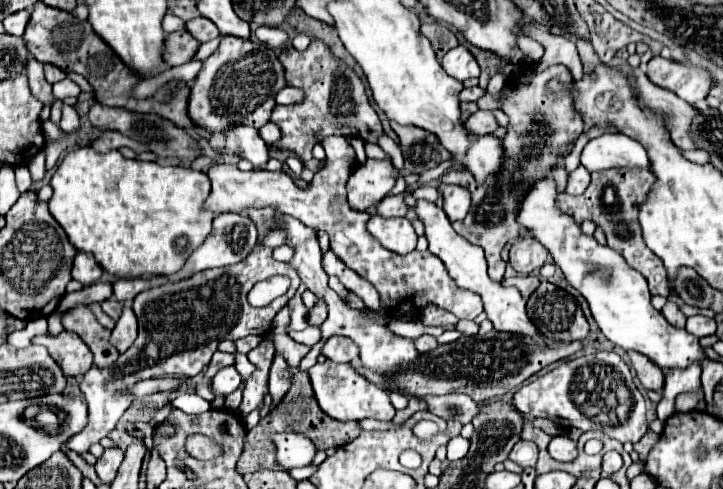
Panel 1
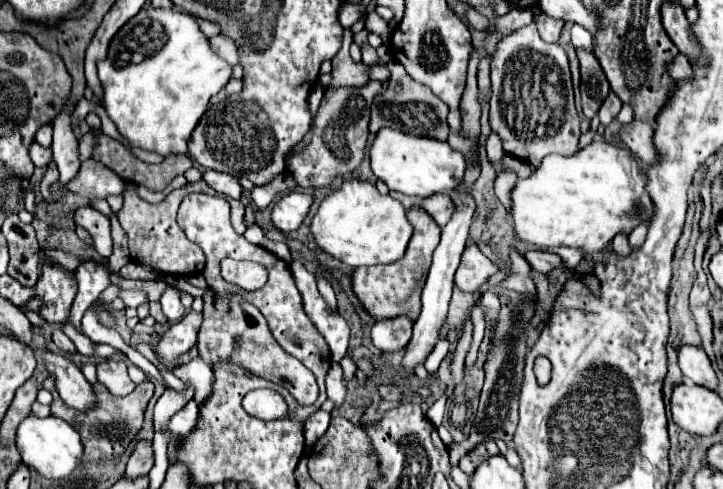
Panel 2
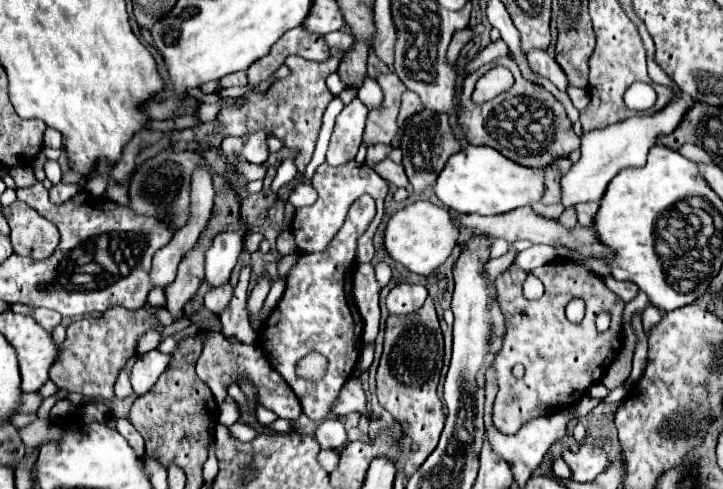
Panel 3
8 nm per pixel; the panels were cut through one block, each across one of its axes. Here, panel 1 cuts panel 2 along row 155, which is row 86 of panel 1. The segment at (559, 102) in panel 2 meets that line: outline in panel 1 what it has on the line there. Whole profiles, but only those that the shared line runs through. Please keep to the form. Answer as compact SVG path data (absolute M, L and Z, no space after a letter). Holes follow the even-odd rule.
M534 64L520 66L510 76L510 92L502 96L500 102L500 110L508 116L506 136L500 138L504 148L502 170L482 184L476 182L476 178L466 168L452 170L442 176L442 184L466 186L472 192L472 206L468 216L460 222L452 222L452 226L462 238L484 248L488 274L498 282L504 278L506 270L506 262L500 258L500 252L510 240L516 240L522 234L522 226L516 220L520 210L518 204L522 204L536 182L550 176L552 168L572 152L576 138L584 132L584 122L574 110L572 74L562 64L556 64L542 72L534 72ZM554 78L562 84L562 90L548 92L548 82Z

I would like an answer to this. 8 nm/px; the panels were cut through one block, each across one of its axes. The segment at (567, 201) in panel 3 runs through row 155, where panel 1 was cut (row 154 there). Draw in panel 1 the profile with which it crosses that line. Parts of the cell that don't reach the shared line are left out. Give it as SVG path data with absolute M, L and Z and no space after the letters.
M604 134L592 138L580 156L580 164L588 172L610 168L642 168L650 170L646 148L626 134Z

